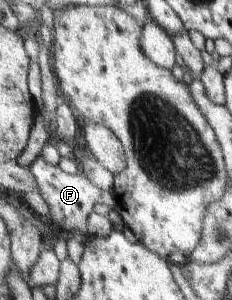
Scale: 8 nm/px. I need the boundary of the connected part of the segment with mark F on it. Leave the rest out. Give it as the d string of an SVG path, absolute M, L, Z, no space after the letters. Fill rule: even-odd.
M43 154L37 156L30 168L36 176L40 192L44 195L52 211L51 219L53 221L48 222L48 220L42 218L46 224L55 222L65 230L71 229L71 227L79 227L86 231L87 217L93 211L95 203L107 205L110 208L116 205L116 198L113 193L95 185L80 168L76 174L70 175L67 171L63 171L58 164L49 163Z

